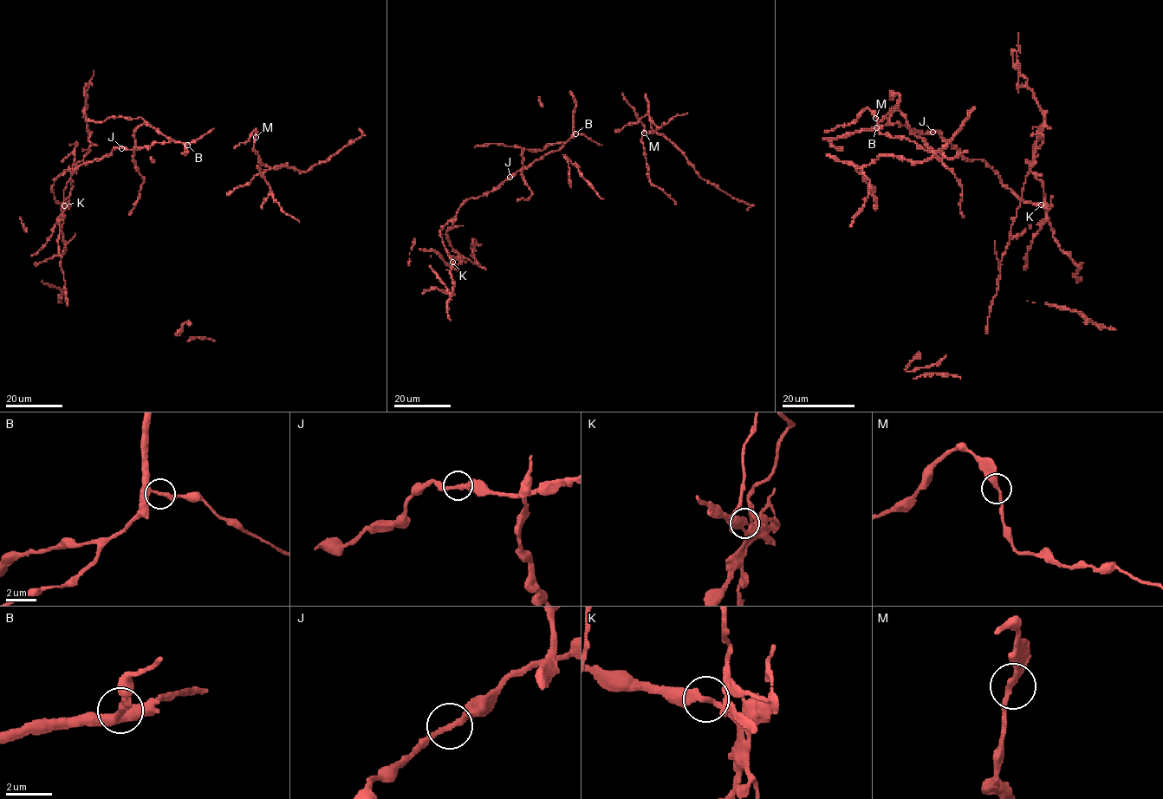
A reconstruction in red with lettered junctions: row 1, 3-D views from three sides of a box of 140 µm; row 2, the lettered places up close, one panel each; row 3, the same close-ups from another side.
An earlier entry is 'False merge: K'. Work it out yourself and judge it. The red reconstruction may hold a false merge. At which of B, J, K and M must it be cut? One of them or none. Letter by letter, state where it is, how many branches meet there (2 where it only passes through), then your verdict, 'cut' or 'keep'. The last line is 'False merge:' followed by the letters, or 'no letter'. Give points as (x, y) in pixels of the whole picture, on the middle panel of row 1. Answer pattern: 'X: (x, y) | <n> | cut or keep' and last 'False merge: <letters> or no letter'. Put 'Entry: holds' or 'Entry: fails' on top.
Entry: holds
B: (575, 133) | 2 | keep
J: (510, 177) | 2 | keep
K: (452, 262) | 2 | cut
M: (644, 133) | 2 | keep
False merge: K

